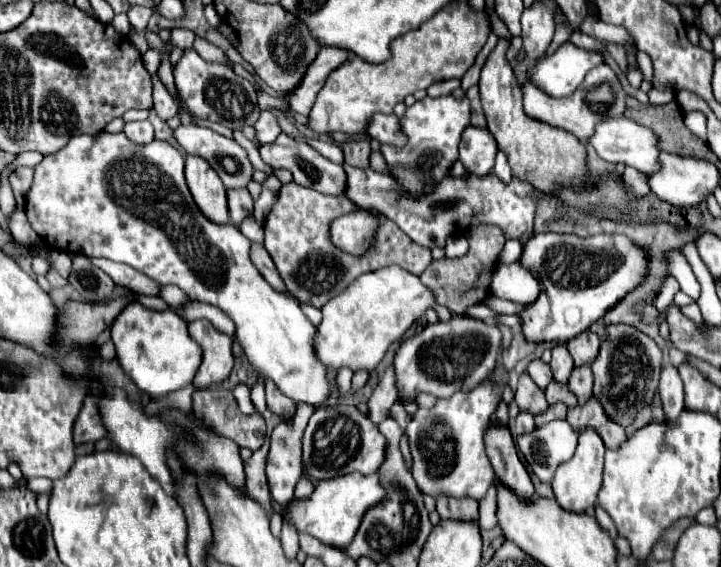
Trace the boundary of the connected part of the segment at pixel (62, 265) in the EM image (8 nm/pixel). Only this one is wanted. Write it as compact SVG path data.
M50 251L48 253L50 255L50 263L52 263L52 267L56 267L56 271L62 275L62 277L66 277L66 273L70 271L70 255L68 253L64 253L64 251Z

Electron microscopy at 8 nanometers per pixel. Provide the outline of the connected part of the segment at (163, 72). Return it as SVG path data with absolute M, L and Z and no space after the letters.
M164 55L164 61L162 61L160 71L158 71L158 77L160 77L160 79L162 79L162 83L166 85L166 89L174 95L174 77L172 77L172 65L170 65L168 55Z

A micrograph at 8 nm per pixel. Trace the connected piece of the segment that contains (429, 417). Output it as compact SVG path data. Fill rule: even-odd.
M486 379L474 391L460 391L450 399L440 399L432 409L418 409L406 427L412 449L412 475L416 485L428 495L448 493L454 497L482 499L494 483L494 469L486 455L484 431L502 401L494 393L494 381Z

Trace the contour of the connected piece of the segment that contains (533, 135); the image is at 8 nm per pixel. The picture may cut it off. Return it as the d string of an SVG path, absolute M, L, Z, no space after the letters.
M500 39L482 69L478 85L488 131L498 141L500 151L508 157L512 177L530 183L548 197L560 195L560 191L566 187L574 191L588 191L596 183L596 179L590 175L586 165L586 145L562 129L530 119L522 111L522 87L516 83L514 71L506 61L506 51L508 41Z

